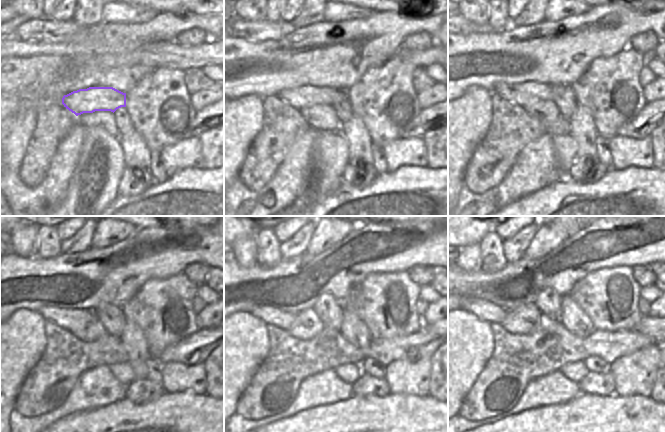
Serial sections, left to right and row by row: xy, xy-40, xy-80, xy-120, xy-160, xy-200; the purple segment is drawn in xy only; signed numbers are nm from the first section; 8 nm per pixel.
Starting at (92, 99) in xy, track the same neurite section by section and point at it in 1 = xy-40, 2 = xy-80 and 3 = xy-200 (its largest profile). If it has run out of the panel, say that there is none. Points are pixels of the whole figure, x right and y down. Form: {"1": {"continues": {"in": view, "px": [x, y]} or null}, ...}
{"1": {"continues": {"in": "xy-40", "px": [307, 96]}}, "2": {"continues": {"in": "xy-80", "px": [524, 93]}}, "3": {"continues": {"in": "xy-200", "px": [484, 310]}}}

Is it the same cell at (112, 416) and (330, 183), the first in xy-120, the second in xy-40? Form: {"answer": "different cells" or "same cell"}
{"answer": "different cells"}

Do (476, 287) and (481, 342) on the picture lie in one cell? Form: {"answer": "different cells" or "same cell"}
{"answer": "different cells"}

